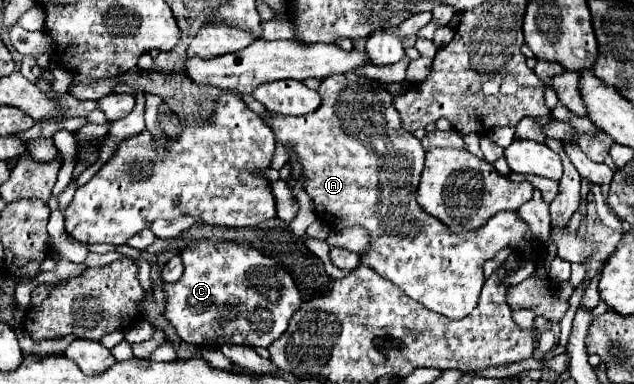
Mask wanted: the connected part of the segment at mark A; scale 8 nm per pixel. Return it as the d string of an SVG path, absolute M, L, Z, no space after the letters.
M357 73L329 75L317 89L323 103L319 111L303 117L281 117L273 115L265 119L275 131L275 139L291 145L299 157L305 173L305 191L317 207L317 217L321 217L329 227L365 227L371 235L371 251L363 255L363 261L373 267L381 277L393 281L411 299L419 301L427 309L441 313L449 319L467 317L479 301L483 287L483 265L493 259L503 247L523 251L529 255L529 247L537 245L531 239L527 223L517 215L517 211L507 211L491 217L485 227L469 235L453 235L437 219L423 213L415 201L415 177L421 177L425 149L421 141L403 131L399 123L399 113L391 107L391 93L375 81L369 81Z

